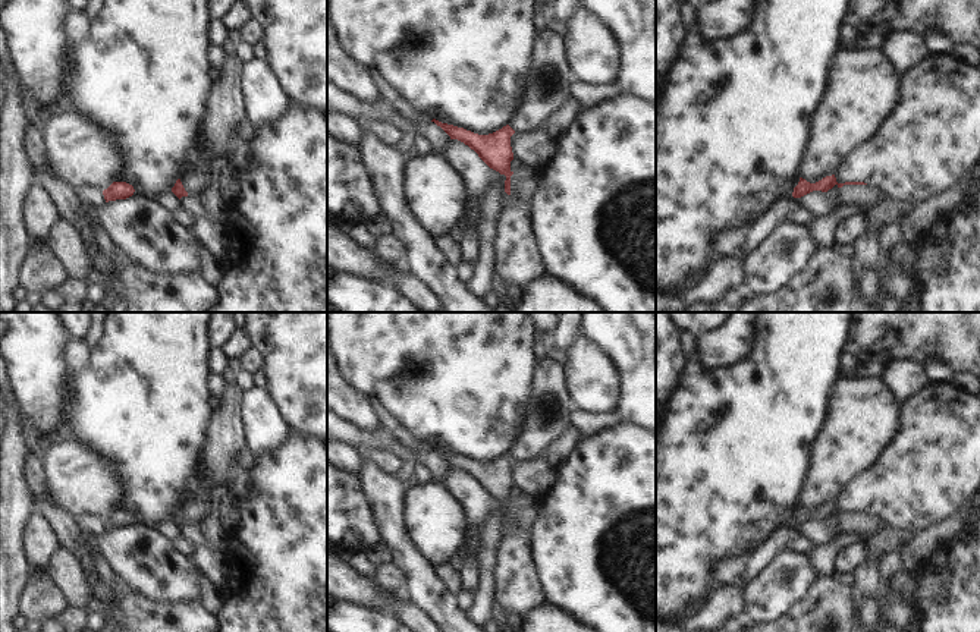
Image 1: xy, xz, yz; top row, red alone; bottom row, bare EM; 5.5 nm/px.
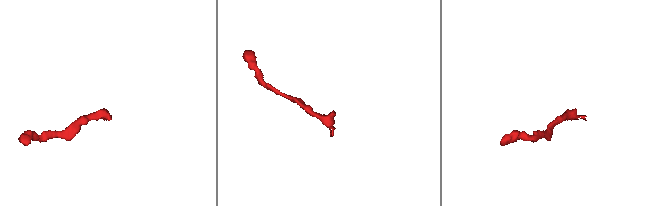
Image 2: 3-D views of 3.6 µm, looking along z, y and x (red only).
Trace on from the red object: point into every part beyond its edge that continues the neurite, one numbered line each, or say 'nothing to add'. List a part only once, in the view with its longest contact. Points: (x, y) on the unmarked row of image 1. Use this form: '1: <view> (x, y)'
1: yz (864, 525)

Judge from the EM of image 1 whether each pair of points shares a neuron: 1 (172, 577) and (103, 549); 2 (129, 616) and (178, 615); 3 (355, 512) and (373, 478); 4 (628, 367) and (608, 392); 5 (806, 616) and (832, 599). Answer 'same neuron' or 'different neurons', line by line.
1: same neuron
2: same neuron
3: different neurons
4: different neurons
5: same neuron

